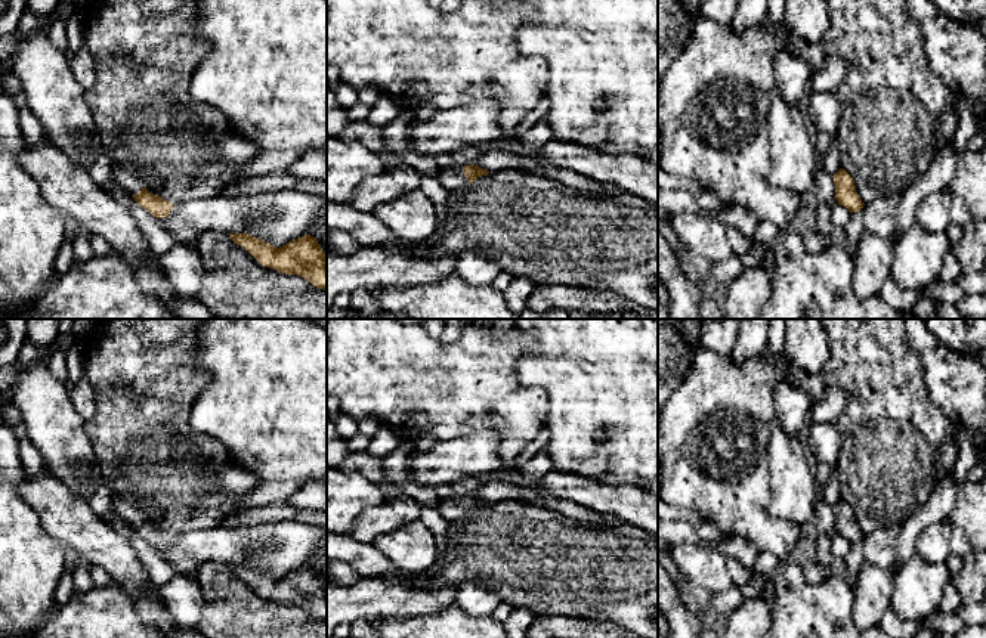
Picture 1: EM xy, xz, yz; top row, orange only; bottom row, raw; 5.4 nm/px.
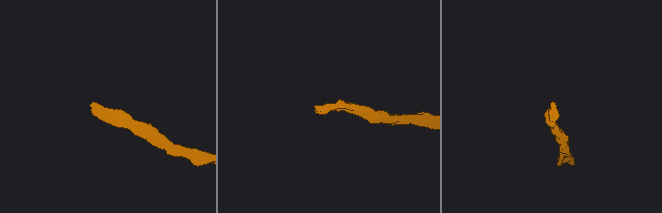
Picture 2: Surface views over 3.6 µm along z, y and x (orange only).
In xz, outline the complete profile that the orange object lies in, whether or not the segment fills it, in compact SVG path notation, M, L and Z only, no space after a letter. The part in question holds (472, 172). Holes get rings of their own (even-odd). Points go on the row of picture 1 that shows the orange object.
M472 164L472 165L452 165L449 168L441 168L438 174L438 180L441 185L449 191L458 191L470 183L473 183L477 177L486 176L489 171Z

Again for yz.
M840 168L834 176L835 185L835 198L840 205L846 207L850 213L860 211L863 208L863 202L856 192L854 180L844 170Z

